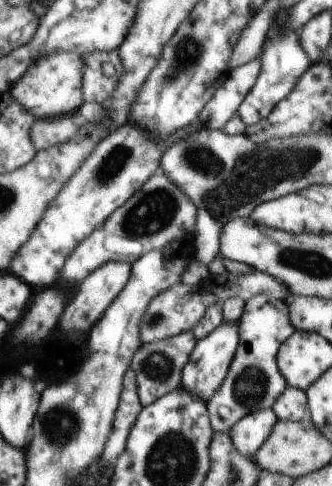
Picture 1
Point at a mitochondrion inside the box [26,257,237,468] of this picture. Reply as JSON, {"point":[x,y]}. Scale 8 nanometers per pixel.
{"point":[58,426]}

